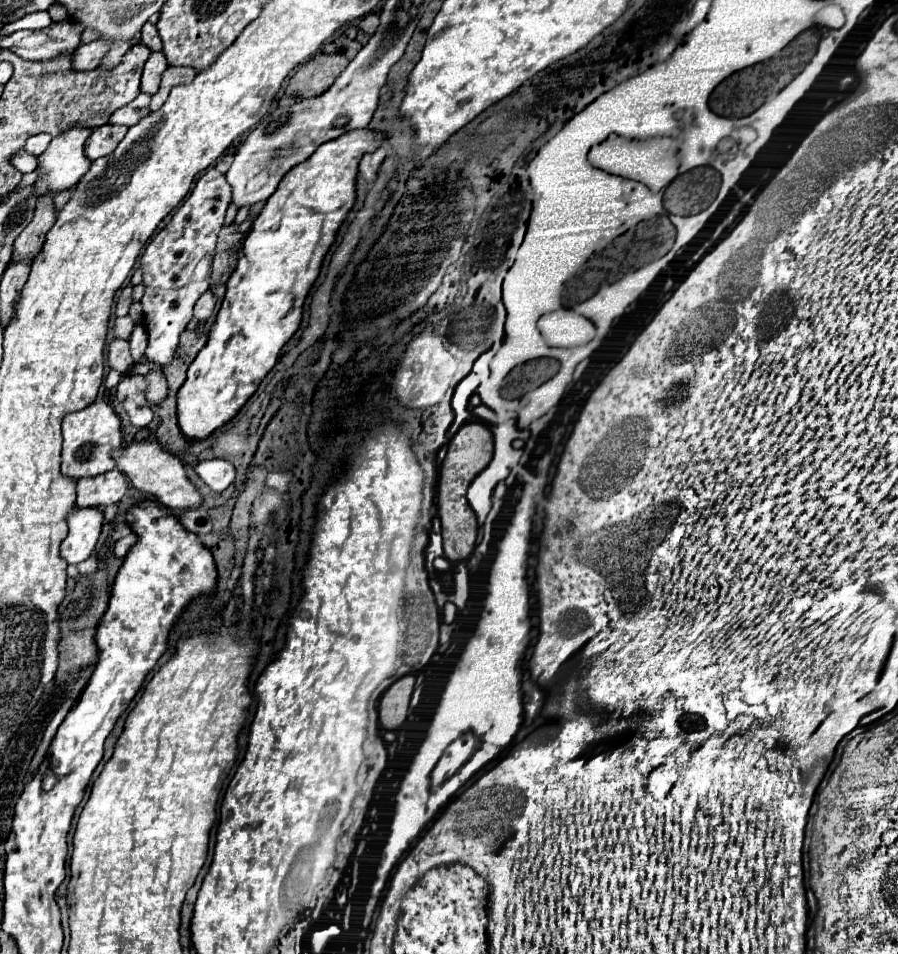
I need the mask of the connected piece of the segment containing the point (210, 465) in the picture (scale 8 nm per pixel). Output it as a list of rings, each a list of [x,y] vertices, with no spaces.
[[[208,459],[208,461],[200,461],[196,467],[196,473],[200,475],[200,479],[216,493],[224,491],[236,477],[234,465],[224,461],[224,459]]]

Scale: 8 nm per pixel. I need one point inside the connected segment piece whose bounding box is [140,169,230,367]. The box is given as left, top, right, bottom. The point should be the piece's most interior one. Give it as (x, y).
(175, 265)

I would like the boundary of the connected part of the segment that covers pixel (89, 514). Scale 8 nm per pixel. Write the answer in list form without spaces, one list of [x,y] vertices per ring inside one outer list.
[[[74,505],[66,517],[66,523],[68,523],[68,537],[62,541],[60,553],[68,563],[76,565],[92,555],[94,545],[102,531],[104,513],[100,507],[80,509]]]

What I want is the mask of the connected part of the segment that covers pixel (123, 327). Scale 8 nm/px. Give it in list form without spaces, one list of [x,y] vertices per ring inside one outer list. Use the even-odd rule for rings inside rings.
[[[129,316],[116,318],[113,328],[115,336],[128,341],[134,325],[135,323]]]

